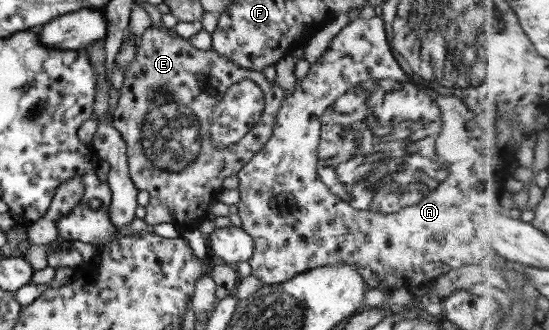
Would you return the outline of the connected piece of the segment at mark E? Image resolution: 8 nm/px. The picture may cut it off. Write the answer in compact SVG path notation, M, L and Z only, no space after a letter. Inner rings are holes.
M151 26L139 37L140 43L136 48L135 58L128 64L124 72L123 86L118 90L118 103L111 115L112 125L121 133L127 146L128 171L135 188L149 192L145 222L153 226L172 222L181 232L191 226L198 227L199 223L207 218L211 206L217 201L222 190L223 179L237 174L251 157L265 147L265 143L273 134L276 116L284 101L285 93L276 82L267 81L263 71L241 68L213 48L199 50L189 39L180 37L174 29ZM243 80L251 80L257 84L258 90L264 97L264 109L260 119L238 143L231 144L225 150L215 150L210 132L206 130L210 126L211 113L227 89ZM171 94L183 96L185 106L173 102Z

